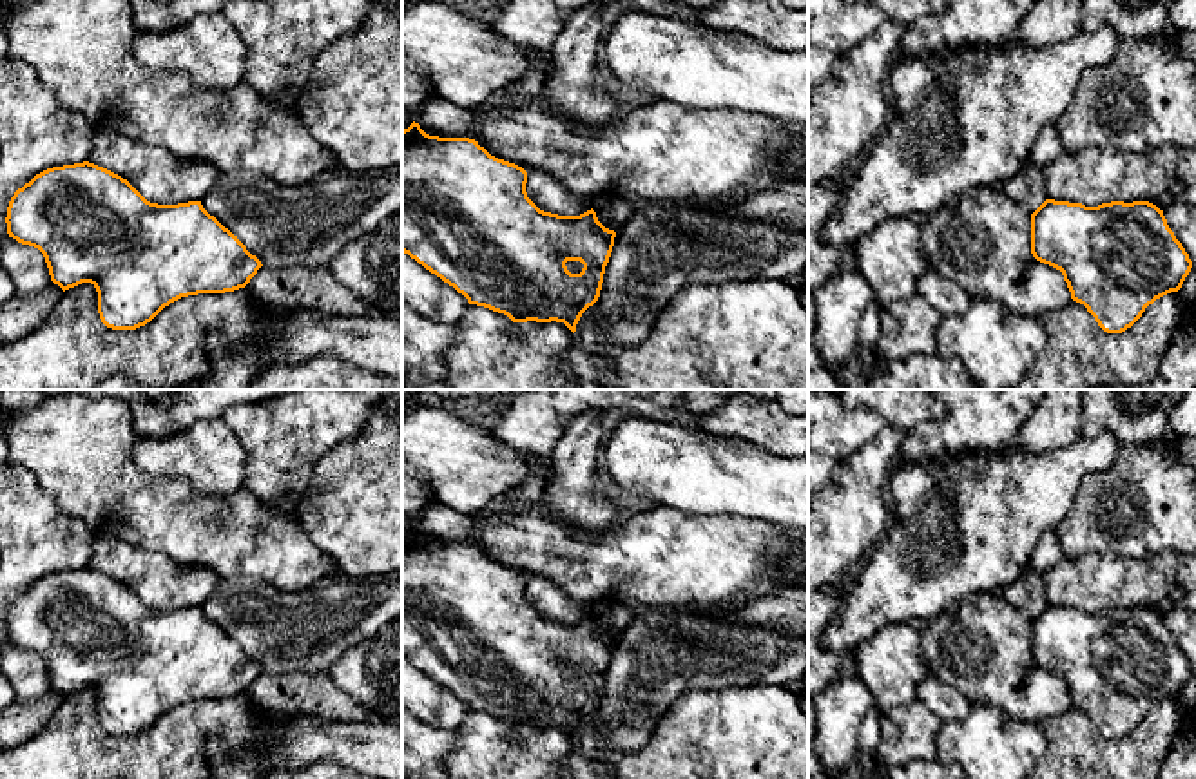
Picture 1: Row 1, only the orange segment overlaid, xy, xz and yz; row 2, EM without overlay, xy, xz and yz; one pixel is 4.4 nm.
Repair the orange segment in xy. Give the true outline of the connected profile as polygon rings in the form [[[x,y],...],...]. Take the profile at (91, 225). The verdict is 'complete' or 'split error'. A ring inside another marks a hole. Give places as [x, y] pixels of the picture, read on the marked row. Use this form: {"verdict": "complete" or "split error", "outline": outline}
{"verdict": "complete", "outline": [[[89,161],[53,167],[36,174],[11,197],[5,223],[9,237],[43,254],[51,281],[63,292],[91,283],[98,292],[100,319],[112,330],[145,326],[181,297],[245,288],[263,266],[237,236],[203,208],[201,201],[150,203],[127,179]]]}

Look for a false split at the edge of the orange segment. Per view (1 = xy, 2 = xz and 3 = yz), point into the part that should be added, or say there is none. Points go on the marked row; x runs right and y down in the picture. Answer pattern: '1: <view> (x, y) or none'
1: none
2: none
3: none

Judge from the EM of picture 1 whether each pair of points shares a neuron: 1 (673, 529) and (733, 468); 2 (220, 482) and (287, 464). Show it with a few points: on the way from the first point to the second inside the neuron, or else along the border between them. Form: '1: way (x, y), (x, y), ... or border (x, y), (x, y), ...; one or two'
1: border (656, 506), (702, 517), (731, 515); two
2: border (232, 433), (245, 453), (243, 486); two

